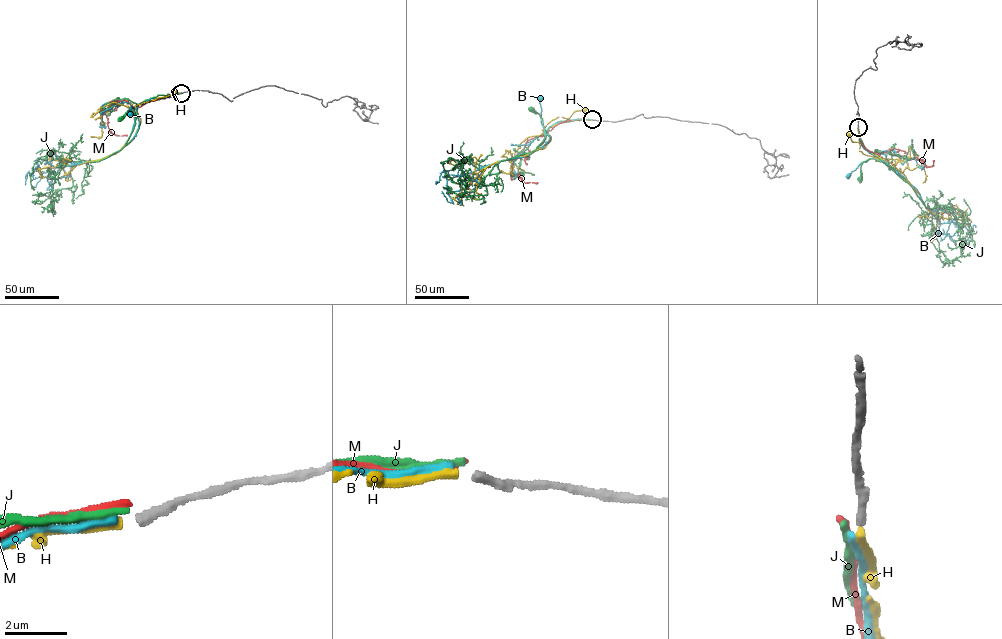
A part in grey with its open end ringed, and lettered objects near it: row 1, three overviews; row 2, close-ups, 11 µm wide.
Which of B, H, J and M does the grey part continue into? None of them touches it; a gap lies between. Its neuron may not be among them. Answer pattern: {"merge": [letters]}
{"merge": ["H"]}

